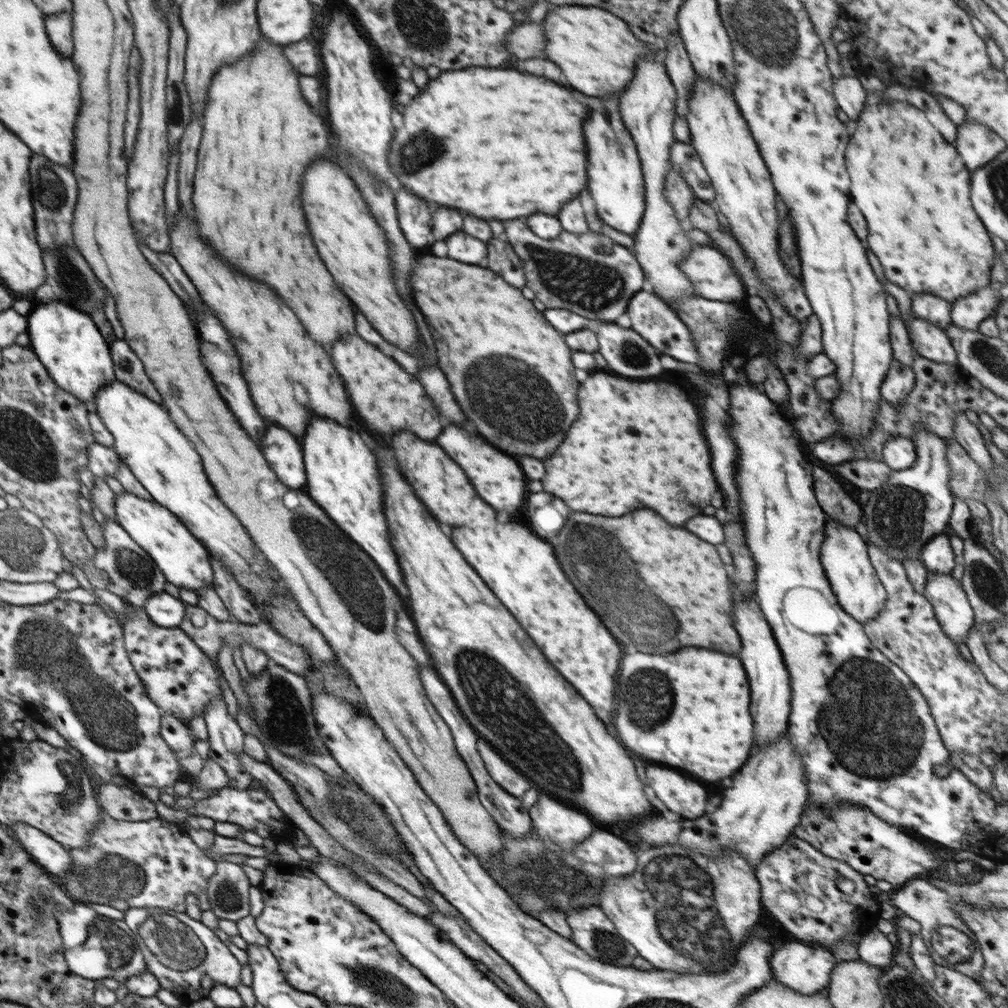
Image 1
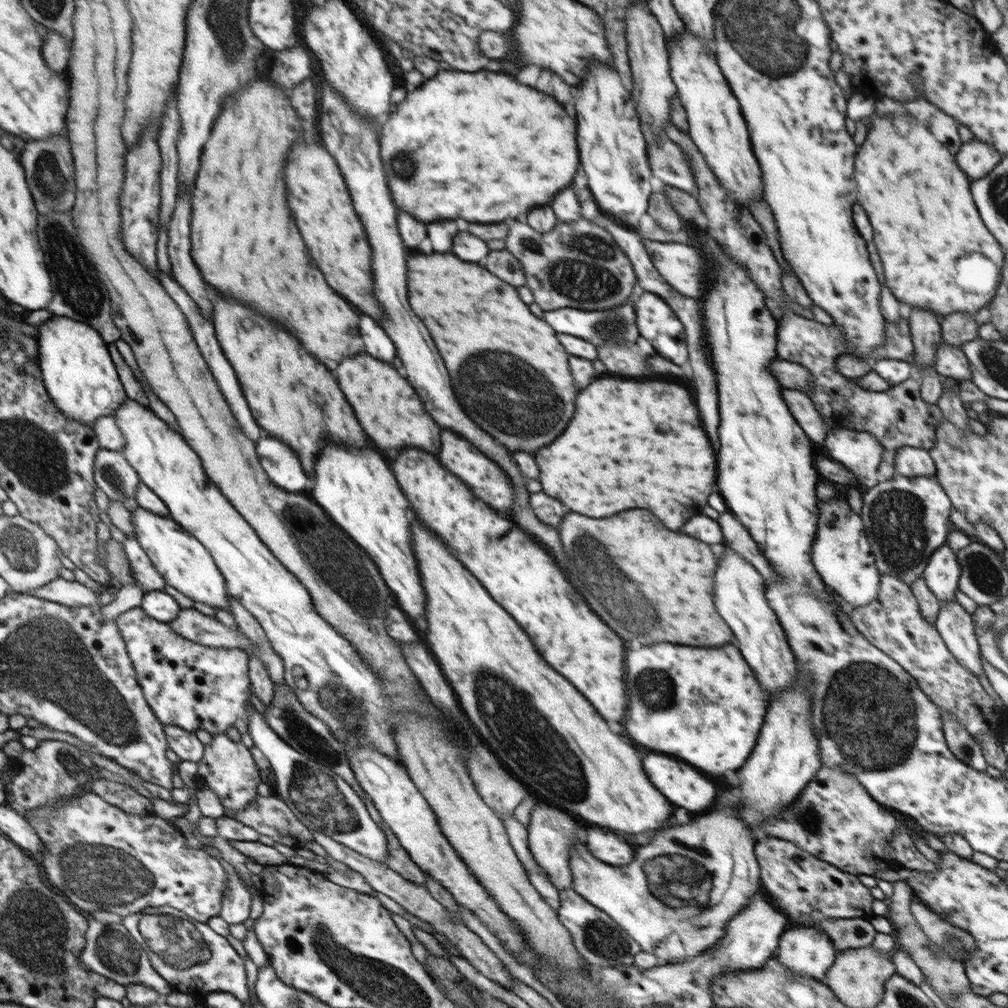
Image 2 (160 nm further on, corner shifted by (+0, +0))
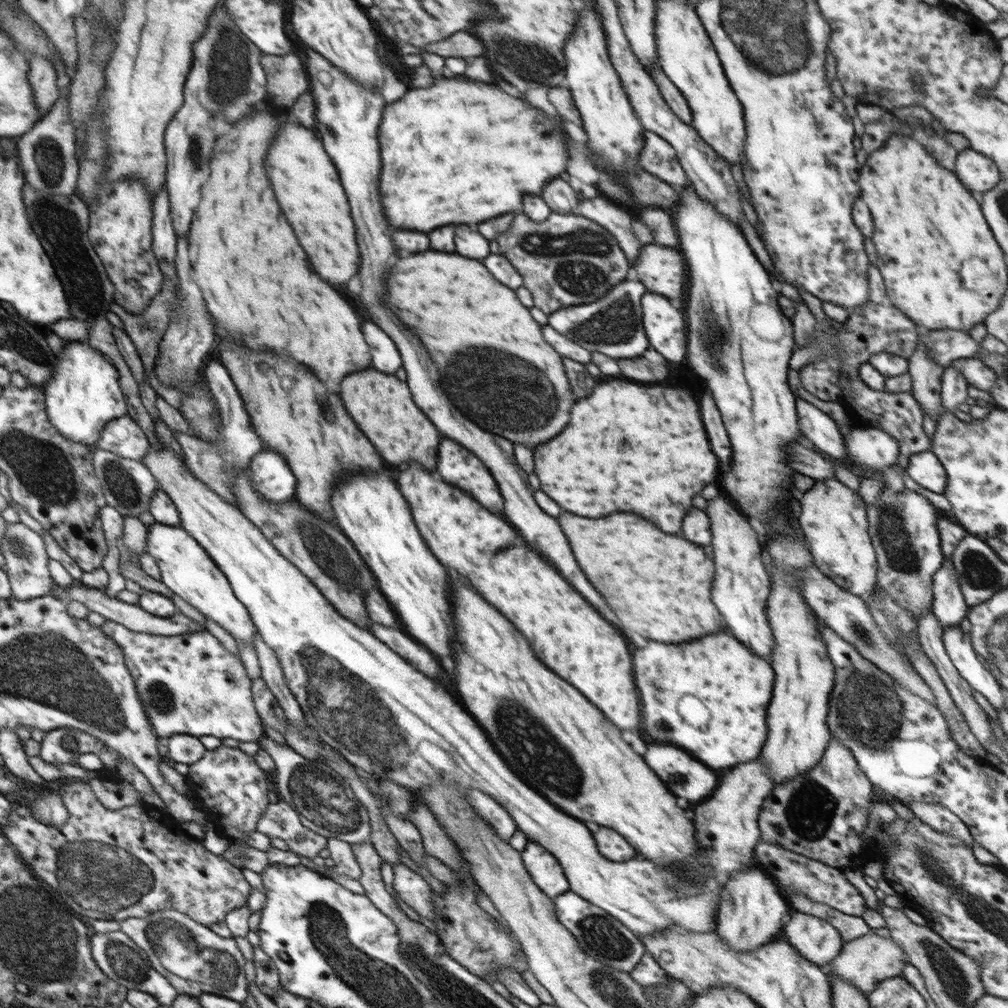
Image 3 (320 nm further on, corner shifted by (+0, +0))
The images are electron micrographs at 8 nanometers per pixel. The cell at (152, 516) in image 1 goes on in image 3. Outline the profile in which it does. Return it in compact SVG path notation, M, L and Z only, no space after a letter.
M154 523L147 529L146 553L156 559L161 581L173 594L177 594L206 619L218 623L218 626L227 630L232 638L254 647L257 627L253 624L249 611L237 600L229 580L204 548L181 527Z

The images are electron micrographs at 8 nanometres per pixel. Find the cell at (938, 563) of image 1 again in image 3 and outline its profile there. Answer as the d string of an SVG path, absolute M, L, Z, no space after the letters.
M945 558L940 570L933 576L932 613L943 628L957 626L967 617L964 595L950 558Z

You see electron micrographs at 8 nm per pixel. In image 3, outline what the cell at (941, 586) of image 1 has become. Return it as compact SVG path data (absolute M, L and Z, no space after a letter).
M946 626L943 629L943 643L959 675L976 690L986 697L996 711L1005 707L1005 696L999 682L993 674L984 668L977 657L970 633L964 633L960 626Z

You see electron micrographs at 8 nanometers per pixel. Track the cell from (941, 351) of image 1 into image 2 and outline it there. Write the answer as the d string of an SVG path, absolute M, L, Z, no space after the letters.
M943 340L937 346L935 369L942 377L971 380L972 376L970 361L962 348Z

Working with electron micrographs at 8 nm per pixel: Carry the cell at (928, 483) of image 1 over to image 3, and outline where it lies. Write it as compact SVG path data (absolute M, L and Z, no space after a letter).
M884 489L876 503L865 509L869 522L868 534L877 558L877 586L882 587L894 603L902 607L904 611L910 611L912 617L918 620L918 617L926 615L932 609L933 576L940 570L945 560L937 527L939 510L924 496L908 489L899 494L890 489Z

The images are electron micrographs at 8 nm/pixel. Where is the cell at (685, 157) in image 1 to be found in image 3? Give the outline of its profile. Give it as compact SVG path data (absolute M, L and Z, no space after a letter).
M644 129L644 146L639 154L639 166L674 188L688 186L688 177L674 147L660 136Z

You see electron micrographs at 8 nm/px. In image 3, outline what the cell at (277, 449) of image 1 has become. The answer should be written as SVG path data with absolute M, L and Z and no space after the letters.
M261 450L250 463L252 487L270 503L286 503L294 499L298 480L283 456L273 450Z

